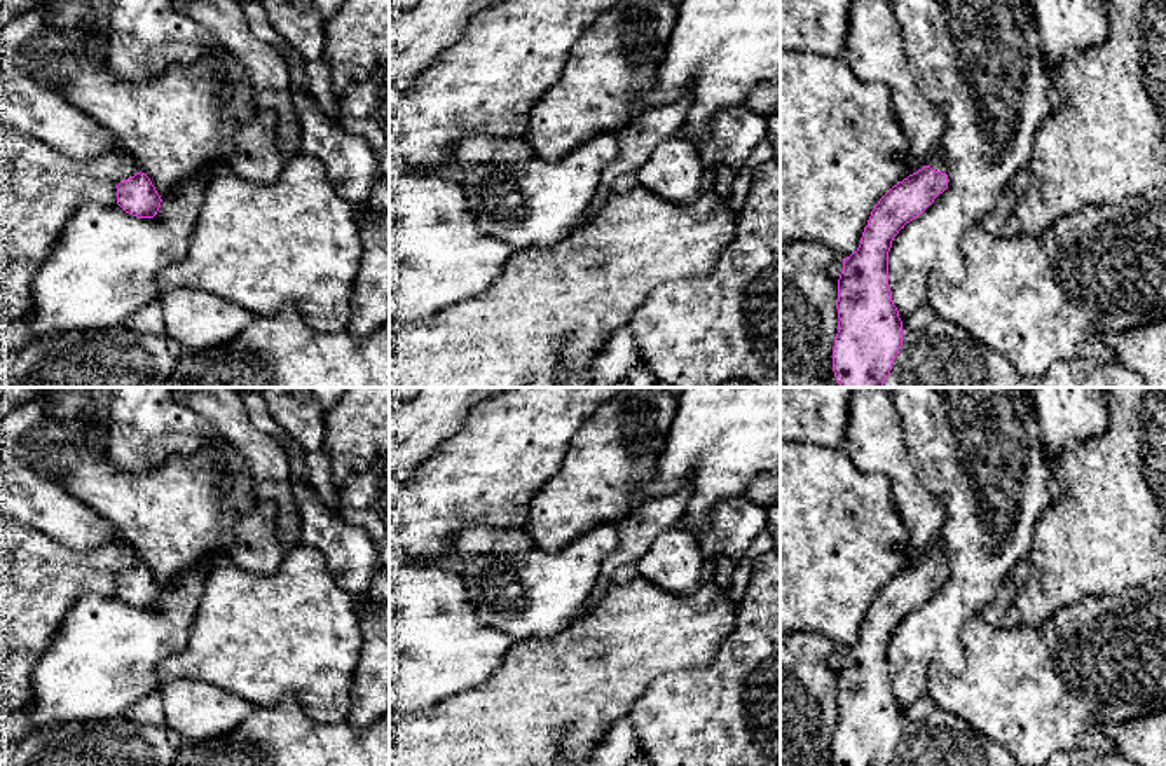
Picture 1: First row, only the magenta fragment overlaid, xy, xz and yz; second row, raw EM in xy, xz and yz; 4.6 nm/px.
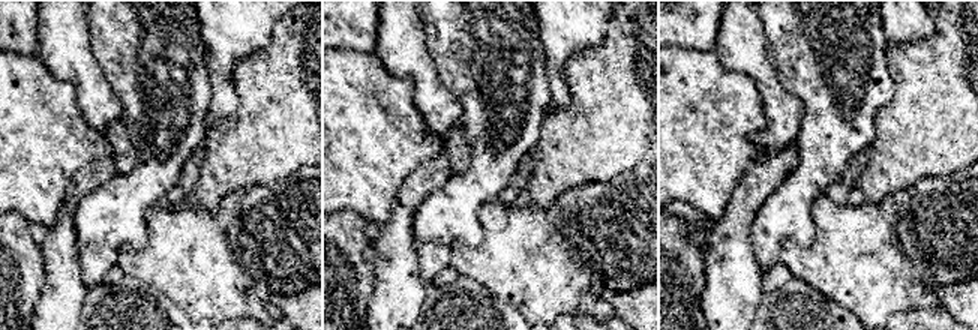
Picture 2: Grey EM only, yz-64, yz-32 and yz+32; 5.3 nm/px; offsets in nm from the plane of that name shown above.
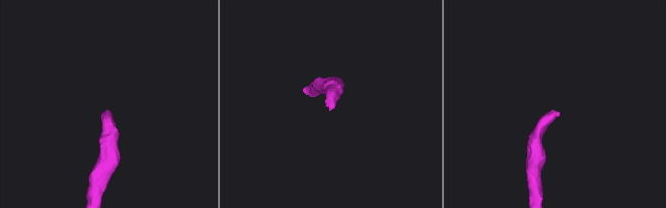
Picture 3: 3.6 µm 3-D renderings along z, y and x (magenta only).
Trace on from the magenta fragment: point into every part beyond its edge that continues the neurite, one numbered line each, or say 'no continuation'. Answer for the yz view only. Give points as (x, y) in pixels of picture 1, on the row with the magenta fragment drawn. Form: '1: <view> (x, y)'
1: yz (936, 161)

